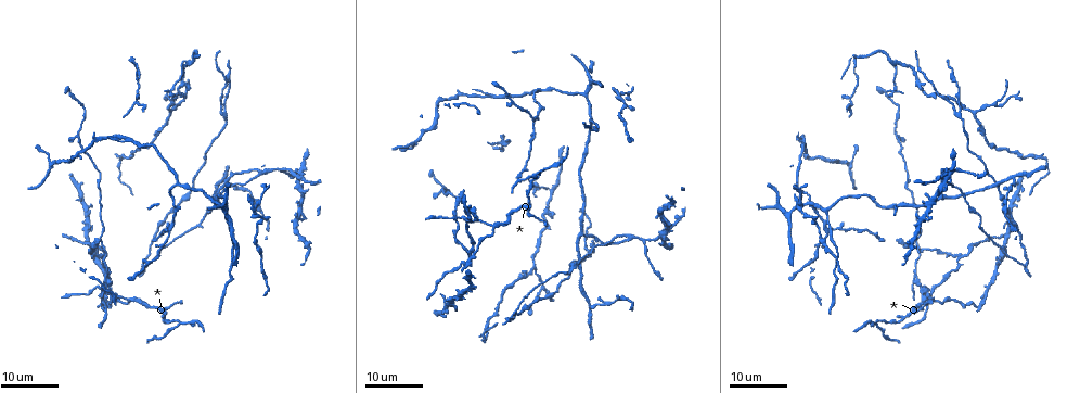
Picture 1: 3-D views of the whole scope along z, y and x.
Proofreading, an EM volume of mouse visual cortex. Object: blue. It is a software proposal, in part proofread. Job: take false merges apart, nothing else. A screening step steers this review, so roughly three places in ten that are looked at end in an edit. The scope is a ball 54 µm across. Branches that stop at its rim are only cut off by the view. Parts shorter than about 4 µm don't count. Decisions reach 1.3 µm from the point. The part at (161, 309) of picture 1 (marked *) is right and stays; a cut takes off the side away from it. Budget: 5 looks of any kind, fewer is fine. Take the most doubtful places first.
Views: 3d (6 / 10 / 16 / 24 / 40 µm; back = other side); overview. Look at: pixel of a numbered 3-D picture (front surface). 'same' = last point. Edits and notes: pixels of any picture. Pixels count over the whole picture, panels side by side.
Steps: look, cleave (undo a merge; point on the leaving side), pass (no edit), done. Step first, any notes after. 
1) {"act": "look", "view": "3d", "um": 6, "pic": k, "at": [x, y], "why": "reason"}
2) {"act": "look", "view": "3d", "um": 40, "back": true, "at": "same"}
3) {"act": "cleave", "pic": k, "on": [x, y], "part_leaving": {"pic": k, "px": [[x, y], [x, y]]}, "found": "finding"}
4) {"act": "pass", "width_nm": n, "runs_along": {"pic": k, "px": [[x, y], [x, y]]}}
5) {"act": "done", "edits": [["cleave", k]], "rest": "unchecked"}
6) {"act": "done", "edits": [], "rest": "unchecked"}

{"act": "look", "view": "3d", "um": 24, "pic": 1, "at": [926, 290], "why": "four arms meet"}

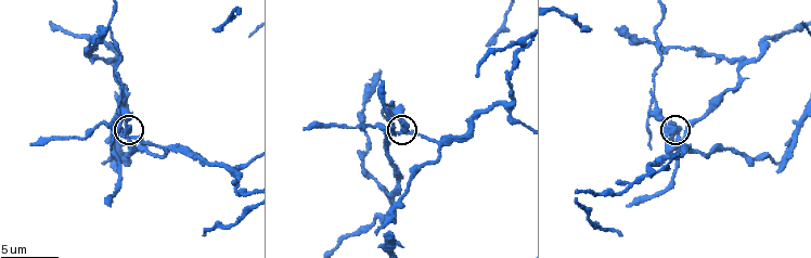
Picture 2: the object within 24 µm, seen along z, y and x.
{"act": "look", "view": "3d", "um": 6, "pic": 2, "at": [675, 131]}

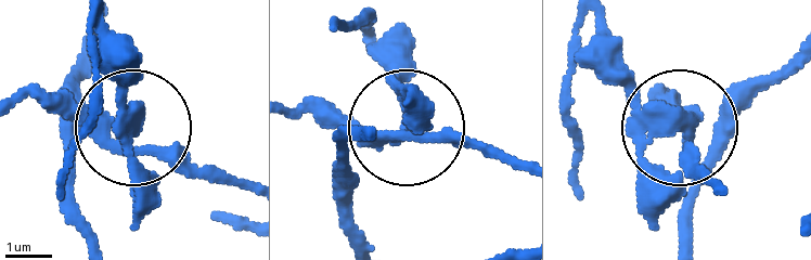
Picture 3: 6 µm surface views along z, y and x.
{"act": "look", "view": "3d", "um": 6, "back": true, "pic": 3, "at": [685, 122]}

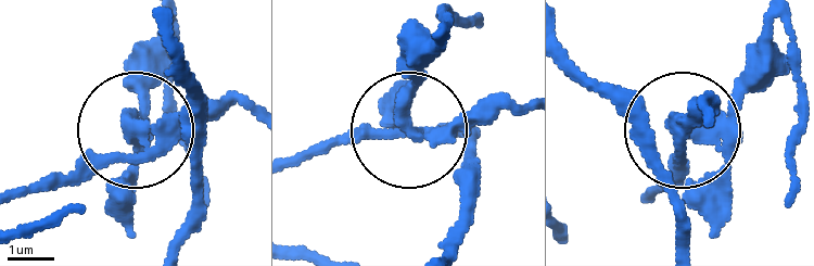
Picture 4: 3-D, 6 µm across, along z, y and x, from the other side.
{"act": "cleave", "pic": 4, "on": [117, 190], "arms": 4, "found": "a second neuron is stuck on"}

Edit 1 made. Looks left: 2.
{"act": "look", "view": "3d", "um": 16, "pic": 1, "at": [536, 267], "why": "arms part here"}

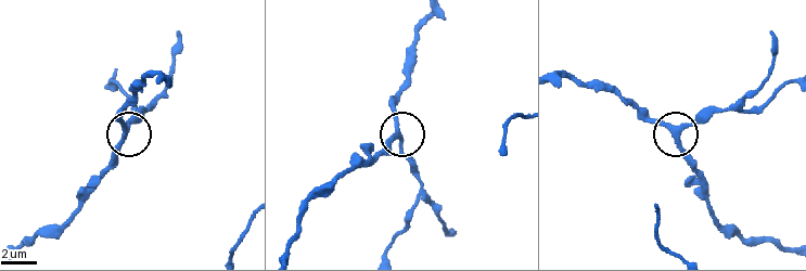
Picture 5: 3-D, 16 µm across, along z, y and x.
{"act": "look", "view": "3d", "um": 10, "pic": 5, "at": [675, 135]}

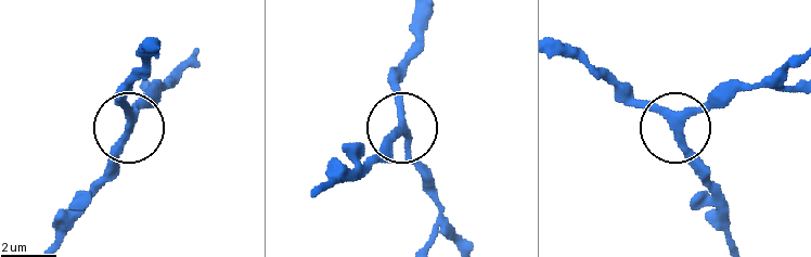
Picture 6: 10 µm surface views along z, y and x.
{"act": "pass", "width_nm": 260, "found": "one neuron here"}

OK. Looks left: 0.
{"act": "done", "edits": [["cleave", 4]], "rest": "unchecked"}

